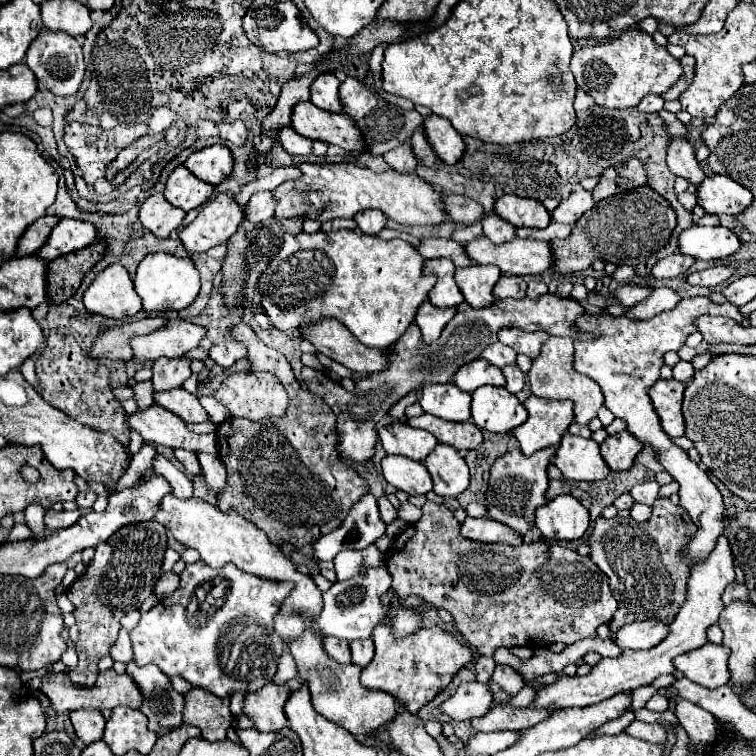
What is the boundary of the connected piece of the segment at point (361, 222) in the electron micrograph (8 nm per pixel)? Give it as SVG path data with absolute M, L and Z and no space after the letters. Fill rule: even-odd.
M362 210L354 216L354 220L358 228L370 236L378 236L378 232L386 226L386 216L378 210Z

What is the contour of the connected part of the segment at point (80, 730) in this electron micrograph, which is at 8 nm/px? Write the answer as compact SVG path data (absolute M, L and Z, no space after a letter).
M74 710L74 712L70 712L70 720L76 730L76 736L84 744L92 744L102 738L104 718L98 710Z

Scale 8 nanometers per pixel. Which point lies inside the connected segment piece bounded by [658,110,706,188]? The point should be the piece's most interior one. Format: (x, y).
(680, 155)

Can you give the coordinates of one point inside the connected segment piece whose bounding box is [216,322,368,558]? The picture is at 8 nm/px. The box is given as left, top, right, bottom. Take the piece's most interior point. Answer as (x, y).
(284, 475)

